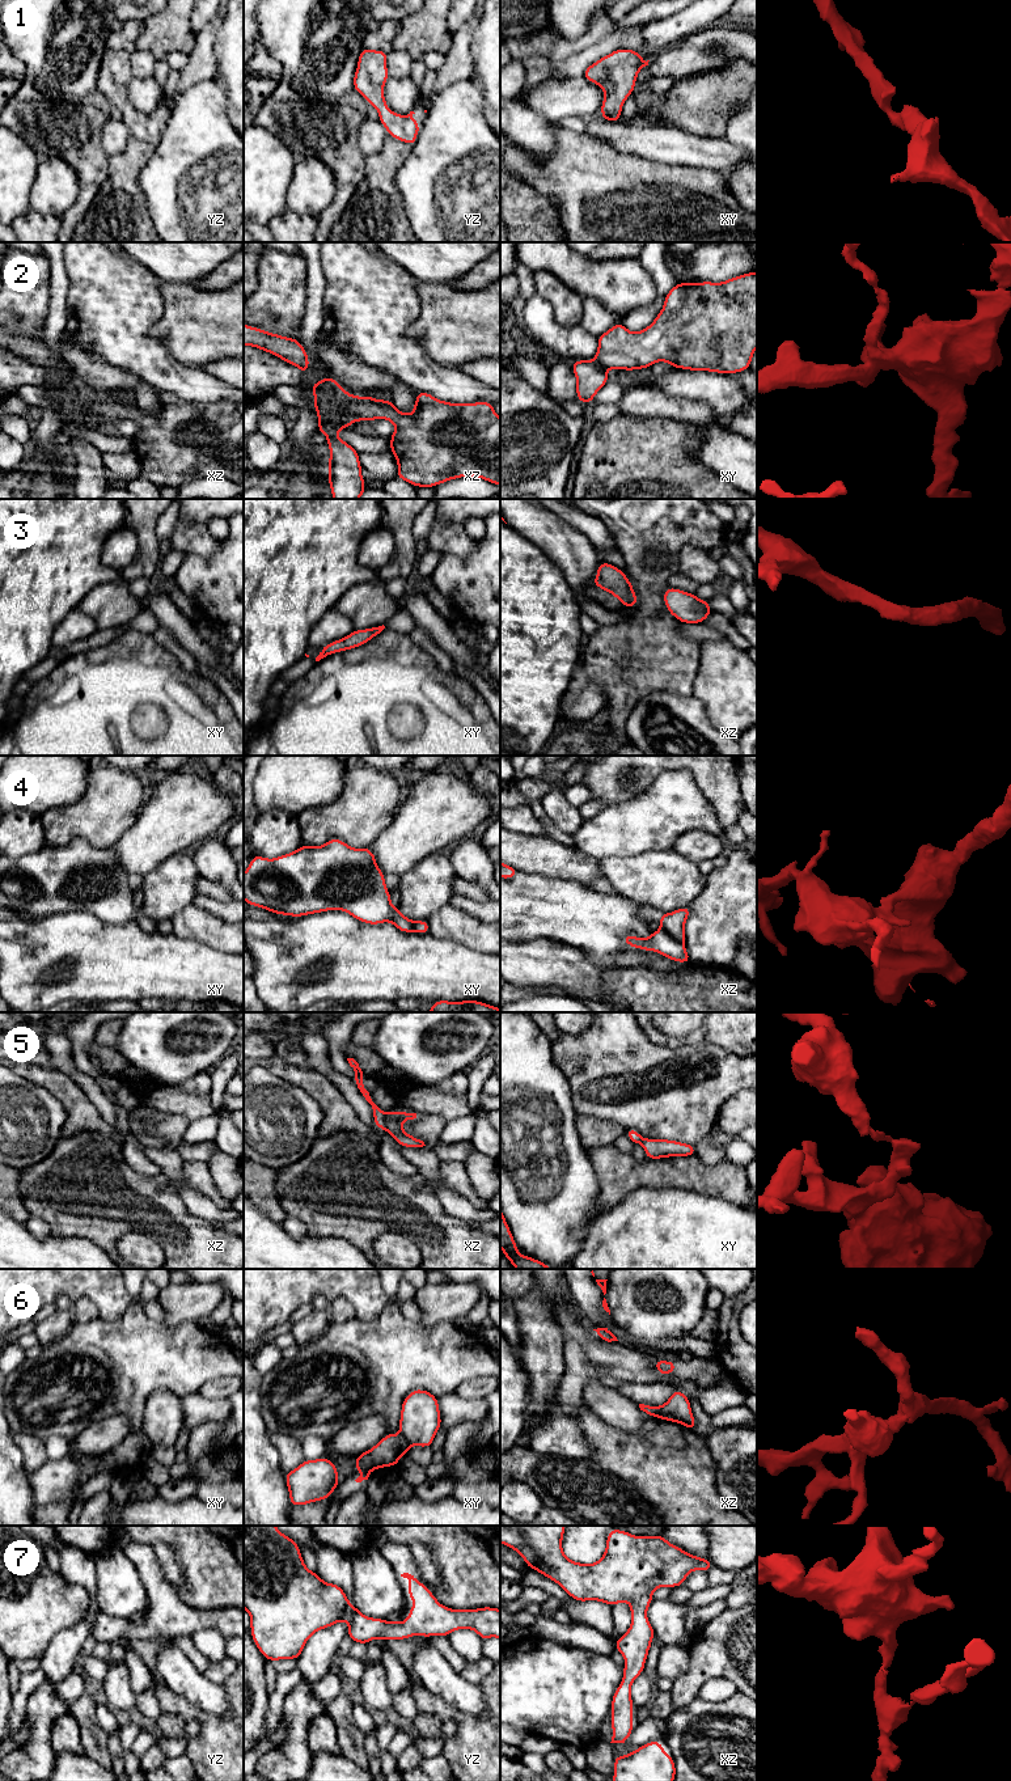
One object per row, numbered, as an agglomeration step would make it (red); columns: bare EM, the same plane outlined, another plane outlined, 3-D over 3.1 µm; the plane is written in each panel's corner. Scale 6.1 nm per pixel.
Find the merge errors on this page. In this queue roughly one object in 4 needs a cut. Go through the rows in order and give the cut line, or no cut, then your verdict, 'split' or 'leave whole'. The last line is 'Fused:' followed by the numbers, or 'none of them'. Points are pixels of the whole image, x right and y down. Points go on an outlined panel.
1: no cut; leave whole
2: cut in xz along (346, 393), (343, 413), (351, 422); split
3: no cut; leave whole
4: cut in xz along (661, 927), (682, 942); split
5: cut in xz along (386, 1115), (384, 1128); split
6: cut in xy along (400, 1434), (409, 1446); split
7: no cut; leave whole
Fused: 2, 4, 5, 6

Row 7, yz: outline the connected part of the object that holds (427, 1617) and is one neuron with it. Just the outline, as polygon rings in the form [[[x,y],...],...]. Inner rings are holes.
[[[244,1526],[244,1608],[250,1615],[250,1633],[255,1646],[267,1661],[297,1659],[306,1641],[321,1629],[326,1629],[339,1621],[348,1623],[347,1636],[352,1642],[367,1645],[375,1638],[382,1641],[407,1640],[411,1636],[448,1637],[457,1629],[471,1629],[478,1633],[482,1641],[496,1637],[500,1640],[500,1609],[492,1607],[482,1607],[477,1609],[452,1609],[441,1606],[435,1595],[420,1583],[416,1577],[403,1573],[401,1577],[409,1579],[409,1599],[415,1600],[410,1606],[410,1613],[403,1623],[389,1623],[384,1619],[373,1619],[363,1615],[352,1606],[342,1587],[335,1583],[325,1583],[318,1574],[309,1570],[301,1557],[301,1551],[289,1536],[282,1533],[275,1526]]]

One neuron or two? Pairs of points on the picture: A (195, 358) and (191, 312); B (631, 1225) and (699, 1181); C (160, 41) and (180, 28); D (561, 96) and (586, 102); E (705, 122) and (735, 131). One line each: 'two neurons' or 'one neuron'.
A: one neuron
B: two neurons
C: one neuron
D: one neuron
E: two neurons

